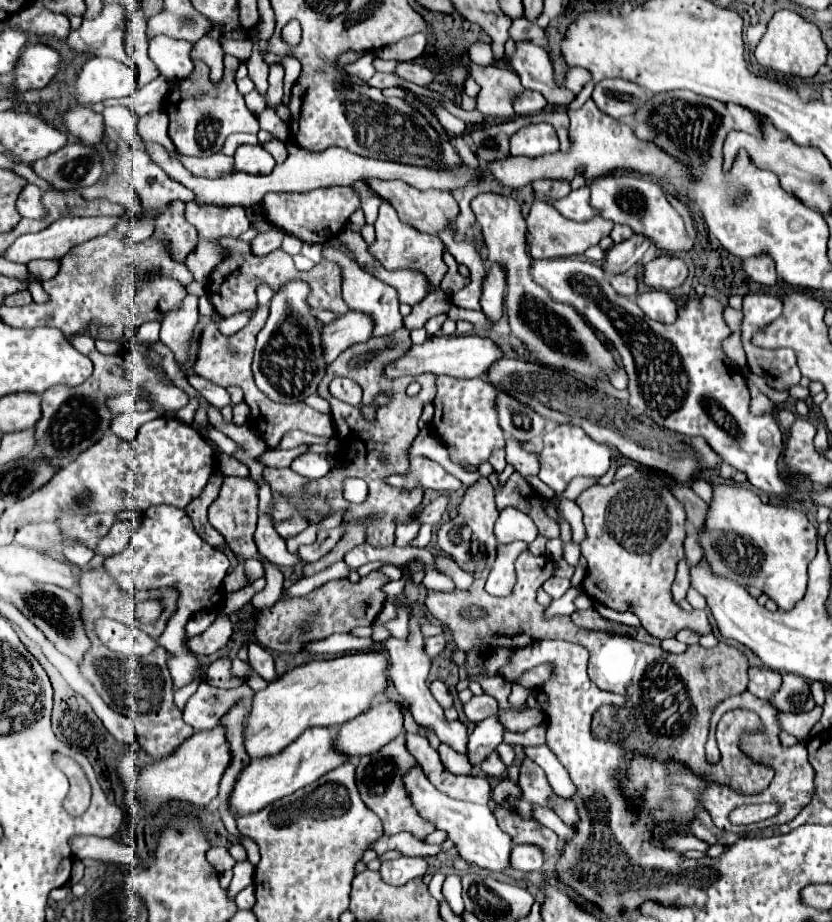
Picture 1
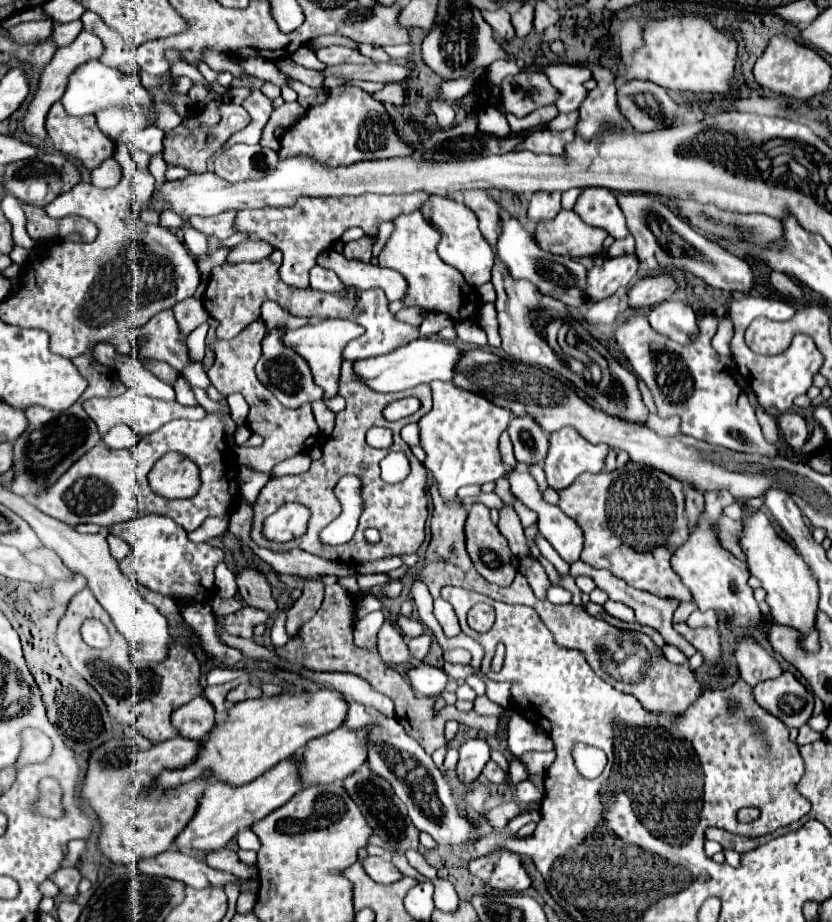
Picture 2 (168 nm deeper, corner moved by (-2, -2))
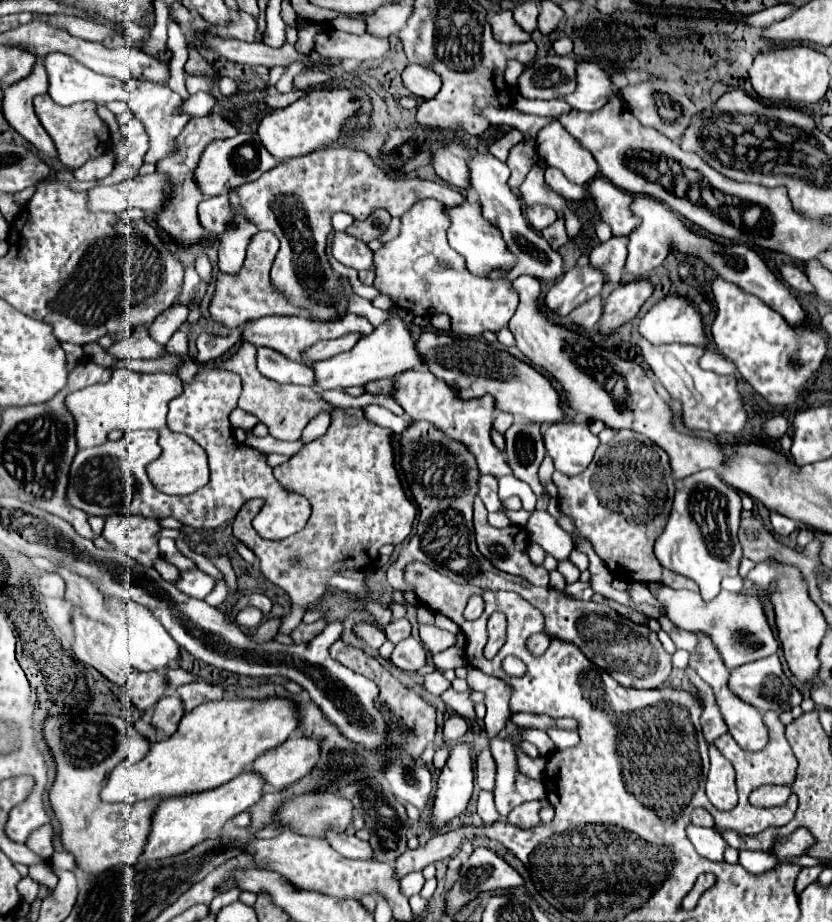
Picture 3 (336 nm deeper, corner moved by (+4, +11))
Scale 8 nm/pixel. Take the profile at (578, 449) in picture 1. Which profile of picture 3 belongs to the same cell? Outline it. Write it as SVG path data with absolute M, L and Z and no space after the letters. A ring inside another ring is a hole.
M557 422L545 428L545 448L555 470L563 474L583 472L599 446L599 438L591 434L587 422Z

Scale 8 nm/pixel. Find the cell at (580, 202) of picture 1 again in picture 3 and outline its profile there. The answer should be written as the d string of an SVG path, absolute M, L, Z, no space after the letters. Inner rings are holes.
M595 176L587 184L587 192L601 218L611 226L613 236L629 236L631 230L637 228L637 218L629 212L629 204L633 200L631 194L619 190L603 176Z

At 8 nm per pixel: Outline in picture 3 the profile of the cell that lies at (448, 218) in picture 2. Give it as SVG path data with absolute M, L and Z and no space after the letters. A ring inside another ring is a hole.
M465 200L453 208L445 208L449 220L451 220L451 228L447 232L449 244L453 250L457 250L459 254L465 256L467 260L467 270L473 276L489 276L489 272L497 266L509 268L515 264L515 256L505 248L505 242L499 234L497 228L493 228L483 216L481 216L481 204L479 200Z

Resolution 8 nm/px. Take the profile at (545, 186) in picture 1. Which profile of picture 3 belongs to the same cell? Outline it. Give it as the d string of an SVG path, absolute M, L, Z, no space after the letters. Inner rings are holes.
M531 204L525 208L525 216L531 222L531 226L535 230L543 230L549 224L553 224L557 220L557 212L551 206L543 206L543 204Z

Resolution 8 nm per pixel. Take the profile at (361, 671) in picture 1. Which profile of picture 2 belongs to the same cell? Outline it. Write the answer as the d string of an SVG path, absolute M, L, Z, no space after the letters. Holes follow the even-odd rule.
M315 687L303 691L299 695L283 693L277 697L261 697L261 699L247 699L233 705L227 711L227 717L217 723L209 737L199 743L199 753L193 763L163 771L155 785L159 789L175 789L185 781L195 781L207 773L213 781L229 783L233 787L245 785L251 779L257 779L267 769L277 765L283 759L289 759L293 753L303 749L307 741L327 735L329 731L343 725L347 715L347 701L343 693L329 689L329 687Z

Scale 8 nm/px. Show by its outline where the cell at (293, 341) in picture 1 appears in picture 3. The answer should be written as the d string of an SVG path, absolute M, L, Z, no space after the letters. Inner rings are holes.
M257 348L257 368L265 378L279 384L301 384L313 388L313 370L305 364L291 362L273 348Z

